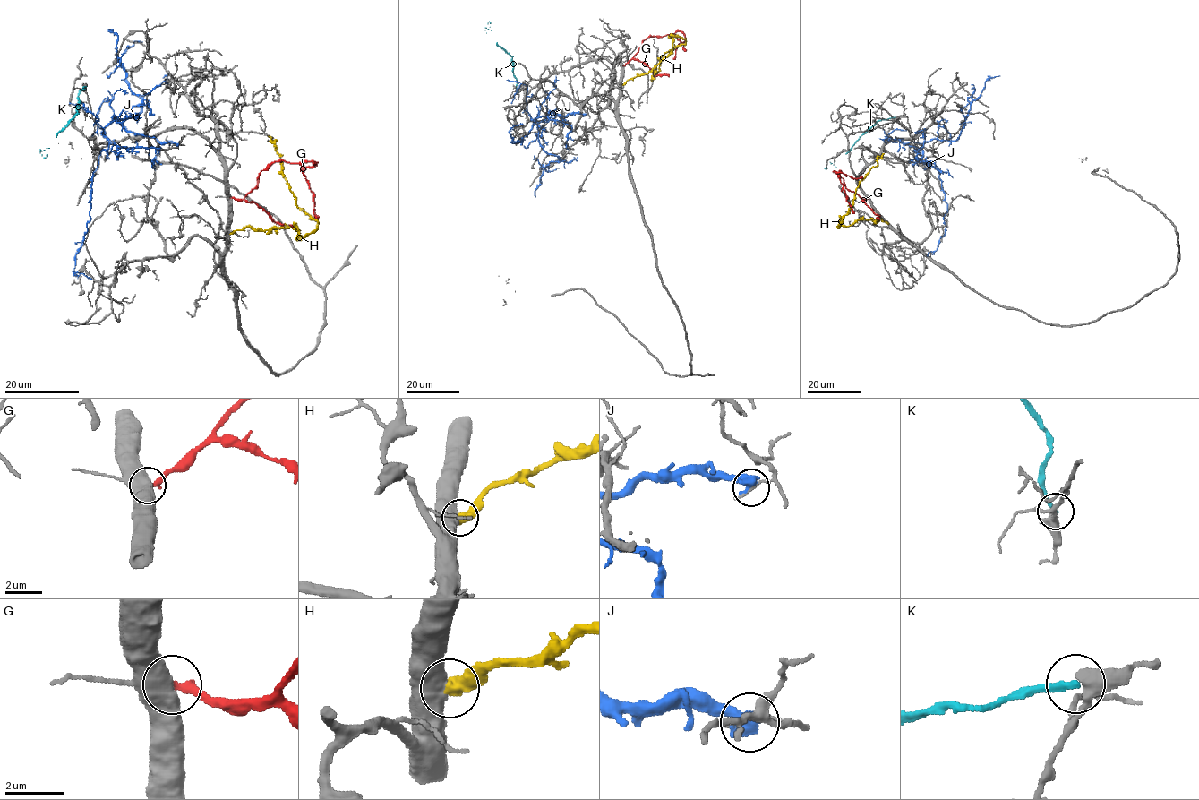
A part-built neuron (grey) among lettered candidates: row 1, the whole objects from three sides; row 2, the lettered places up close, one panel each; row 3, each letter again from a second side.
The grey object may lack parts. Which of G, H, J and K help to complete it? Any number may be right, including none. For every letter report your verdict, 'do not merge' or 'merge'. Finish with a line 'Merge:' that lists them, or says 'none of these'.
G: do not merge
H: do not merge
J: do not merge
K: do not merge
Merge: none of these

